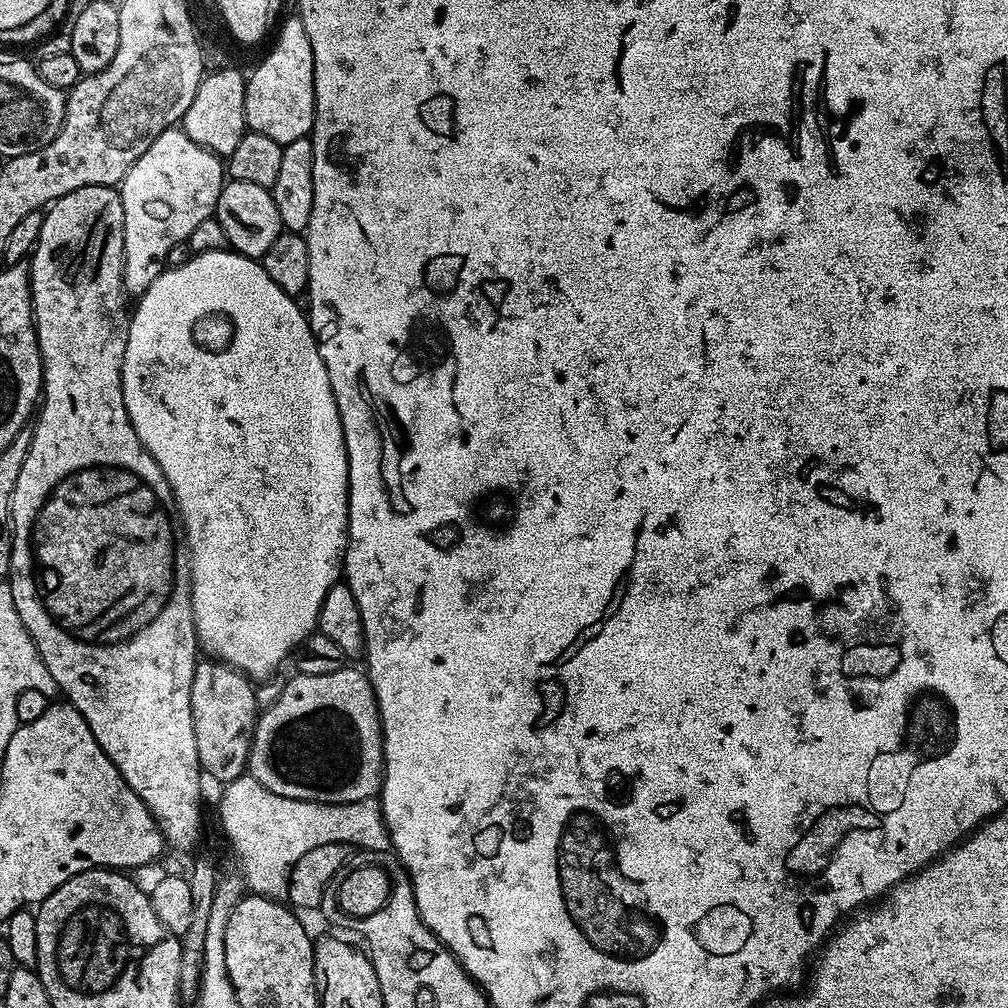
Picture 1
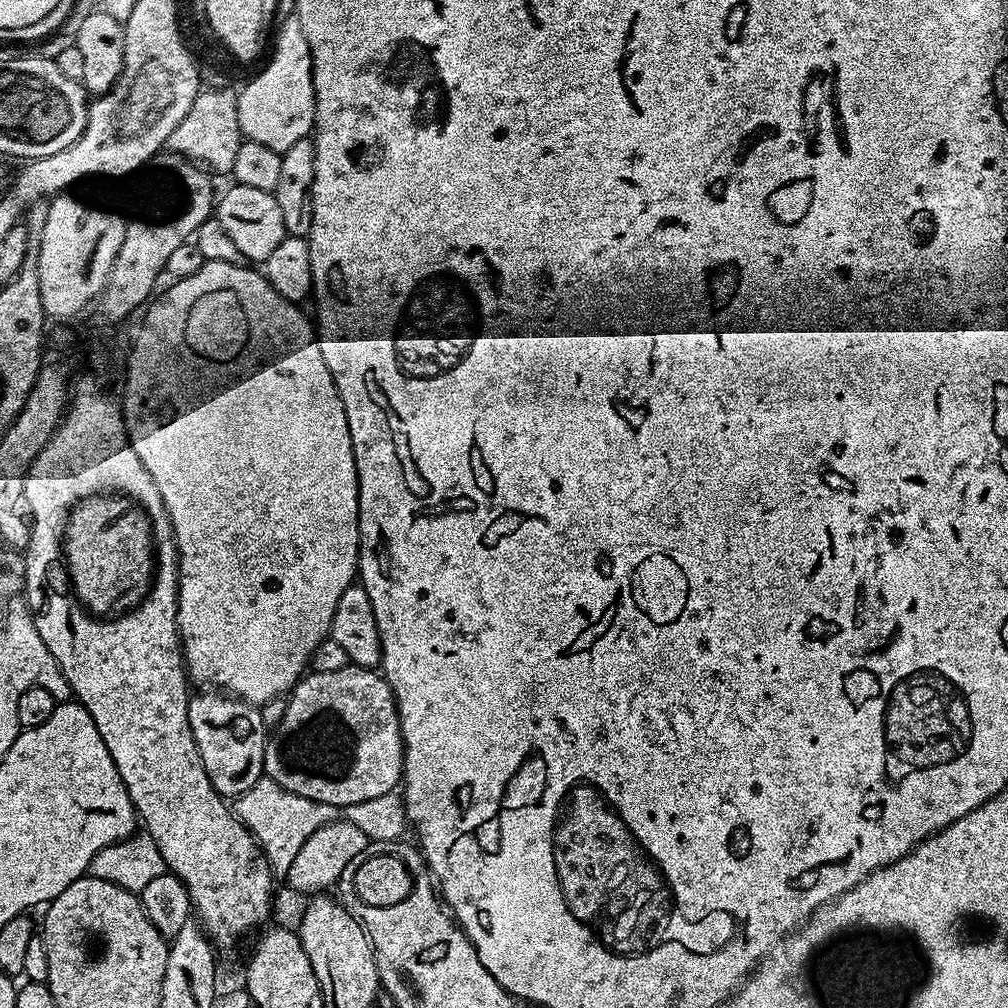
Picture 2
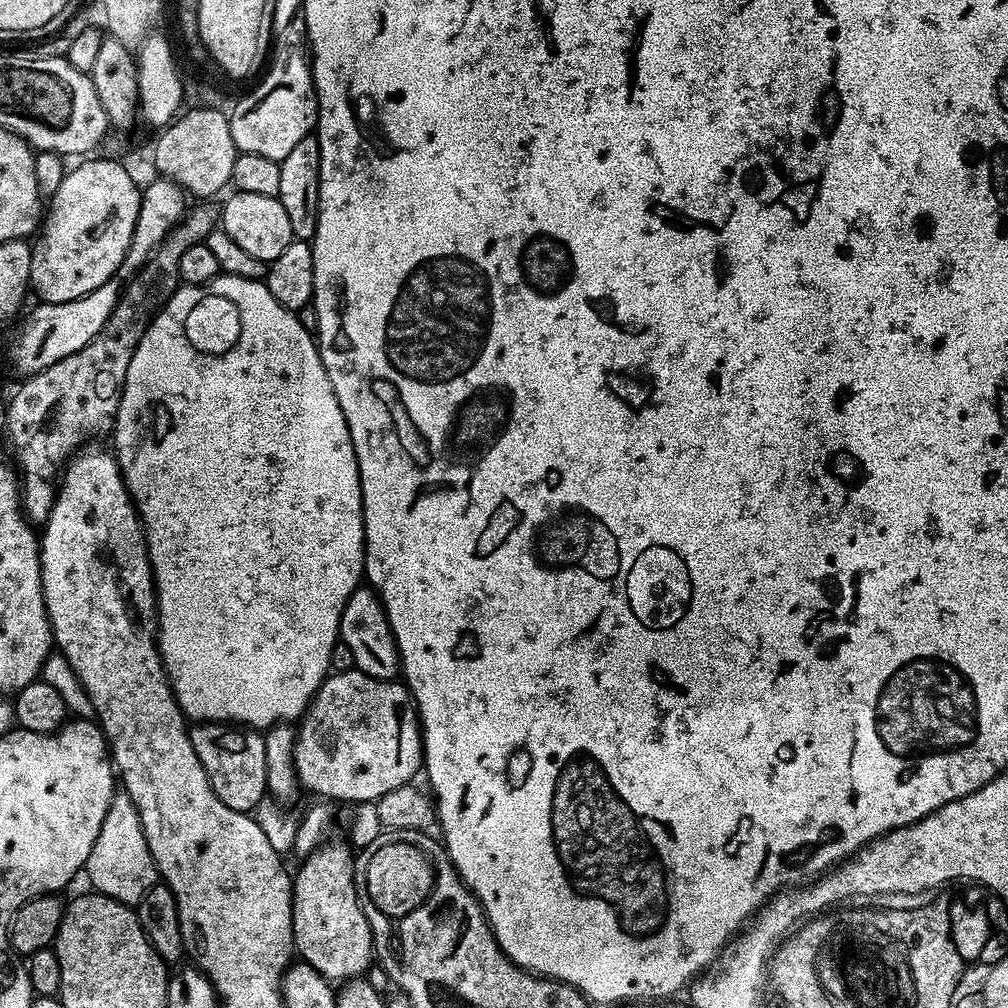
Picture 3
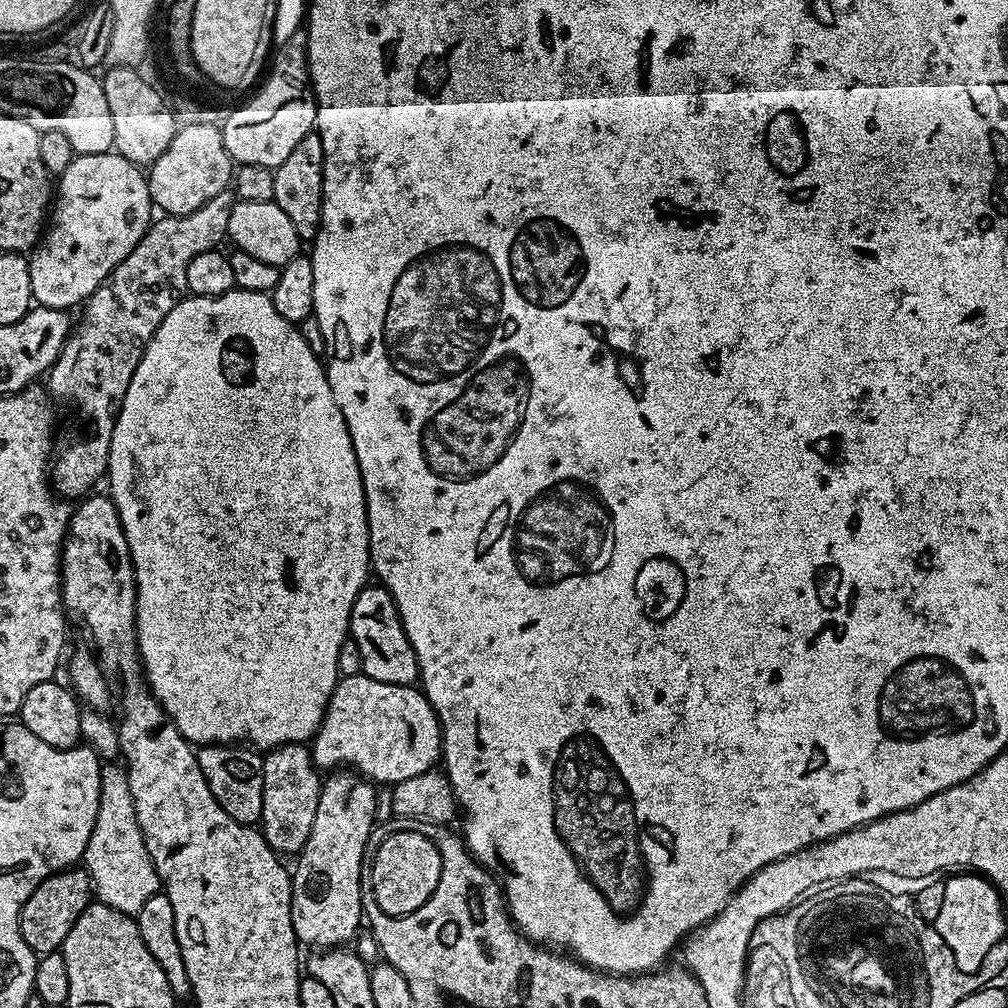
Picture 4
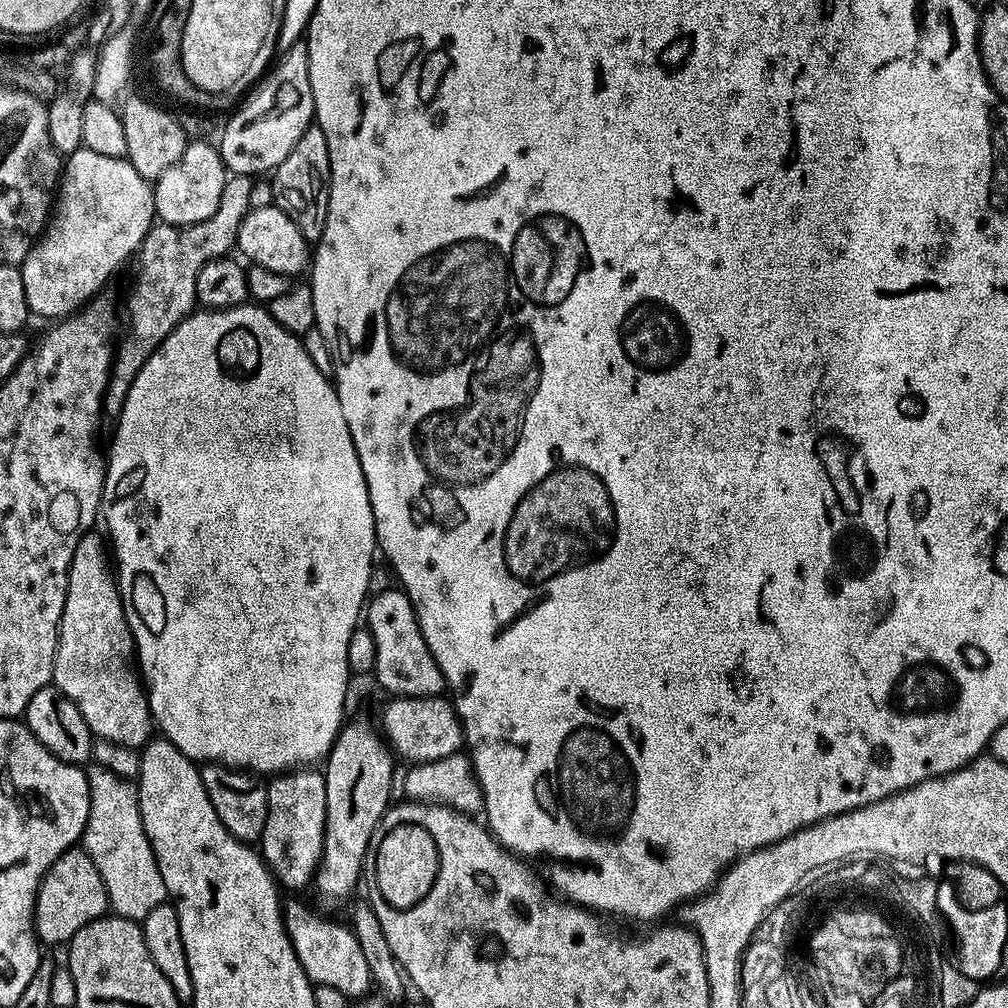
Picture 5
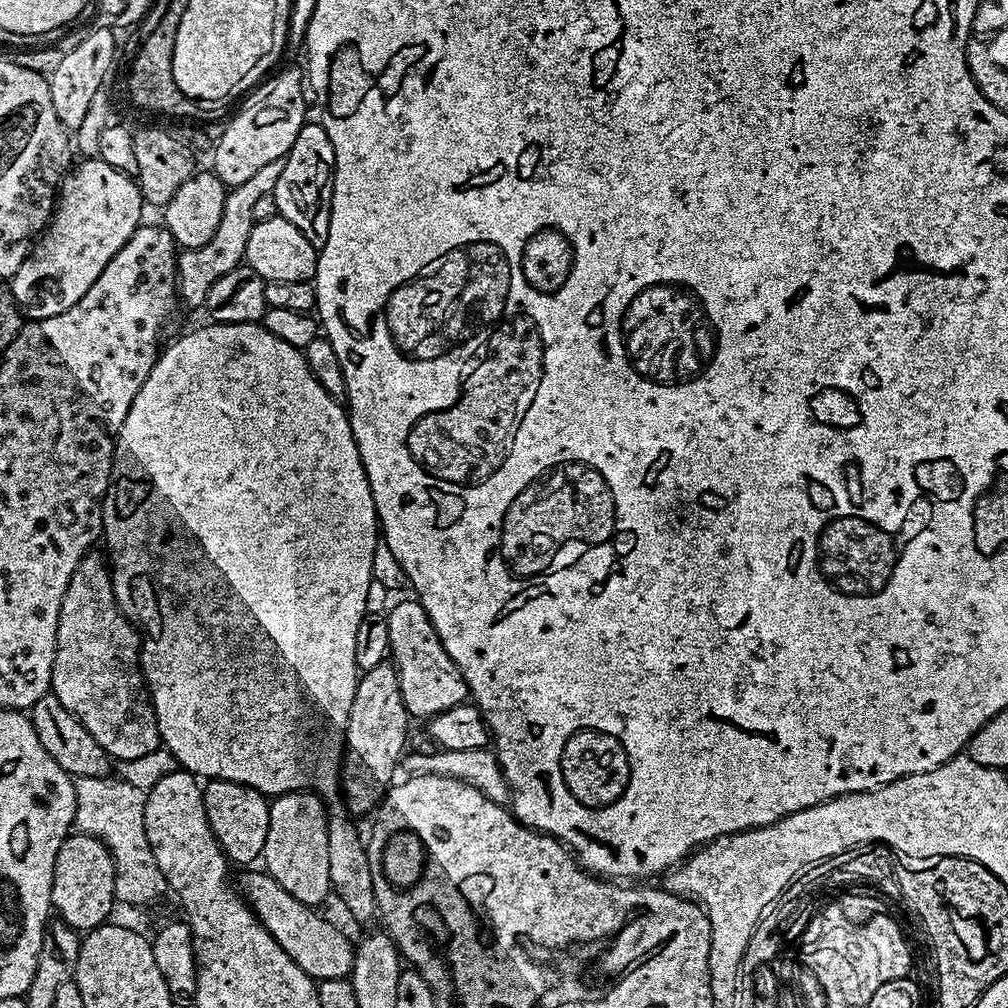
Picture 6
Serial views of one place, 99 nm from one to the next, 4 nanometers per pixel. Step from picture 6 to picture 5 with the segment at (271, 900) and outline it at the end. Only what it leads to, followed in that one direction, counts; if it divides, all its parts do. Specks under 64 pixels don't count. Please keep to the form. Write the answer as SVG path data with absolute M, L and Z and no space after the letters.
M292 900L283 905L284 928L296 951L302 970L313 985L325 984L342 990L350 998L363 998L369 995L373 987L370 966L366 966L366 954L358 946L358 938L347 923L335 924L332 920L323 920L316 912L311 912L304 904Z

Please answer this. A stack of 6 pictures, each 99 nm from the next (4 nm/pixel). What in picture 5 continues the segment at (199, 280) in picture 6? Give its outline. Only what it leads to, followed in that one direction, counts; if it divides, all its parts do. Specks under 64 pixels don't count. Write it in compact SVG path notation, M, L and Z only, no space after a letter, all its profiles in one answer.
M229 175L222 190L222 198L218 198L218 210L214 210L214 214L210 214L210 218L206 218L206 222L187 224L185 228L156 222L153 223L152 229L145 234L138 249L138 255L135 257L135 260L137 259L136 277L133 278L132 289L128 292L128 333L124 337L121 335L115 345L112 377L108 379L108 388L104 392L104 412L107 415L112 415L112 418L119 417L120 411L124 408L124 400L128 397L130 386L134 382L134 378L138 378L138 370L142 370L142 366L146 366L146 362L152 357L152 351L185 318L192 315L198 304L195 287L199 271L211 260L227 257L236 248L238 230L250 210L250 186L252 182L253 177L251 176Z

